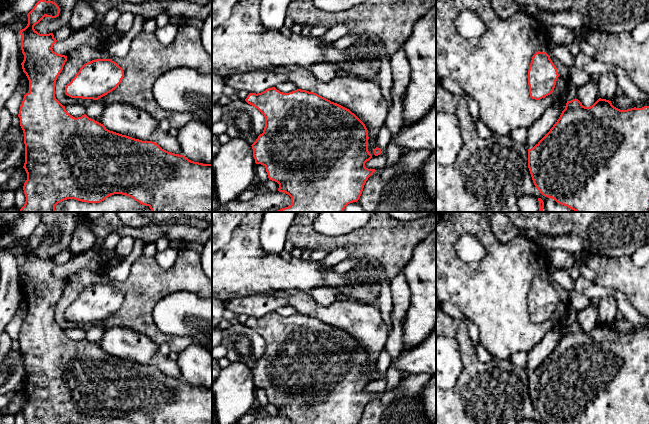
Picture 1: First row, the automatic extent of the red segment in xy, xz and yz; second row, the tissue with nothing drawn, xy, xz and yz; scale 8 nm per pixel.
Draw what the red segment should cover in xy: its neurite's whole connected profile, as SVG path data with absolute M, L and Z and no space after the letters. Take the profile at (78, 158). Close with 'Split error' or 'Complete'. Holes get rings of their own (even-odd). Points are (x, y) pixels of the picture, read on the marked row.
M39 0L33 9L27 14L28 24L20 30L21 35L21 50L24 55L24 60L21 63L23 72L29 80L29 92L24 95L20 106L18 117L20 118L20 126L24 133L25 144L25 163L23 168L27 173L27 180L24 183L23 190L26 197L24 206L20 212L55 212L55 206L67 199L75 199L87 203L100 203L111 195L122 194L133 198L142 205L149 206L152 212L212 212L212 164L203 164L194 162L186 158L184 155L174 154L162 149L157 143L152 141L142 141L126 135L122 135L108 130L103 124L89 118L86 114L81 117L71 116L55 97L55 83L63 70L67 56L57 54L53 51L53 45L57 42L53 33L40 34L34 26L38 24L45 16L56 18L59 16L60 8L53 1Z. Complete

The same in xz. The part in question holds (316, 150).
M272 87L261 93L249 93L245 101L257 108L265 117L263 133L260 134L256 141L251 145L255 163L261 164L266 168L269 180L275 181L279 184L279 192L284 192L291 197L290 206L275 212L344 212L344 209L348 204L359 200L366 181L376 170L365 167L365 163L372 158L372 155L368 151L368 130L365 124L354 113L314 92L301 89L289 93L283 93L275 87Z. Complete

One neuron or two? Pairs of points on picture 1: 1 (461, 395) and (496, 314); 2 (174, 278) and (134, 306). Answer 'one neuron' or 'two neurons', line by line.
1: two neurons
2: one neuron

